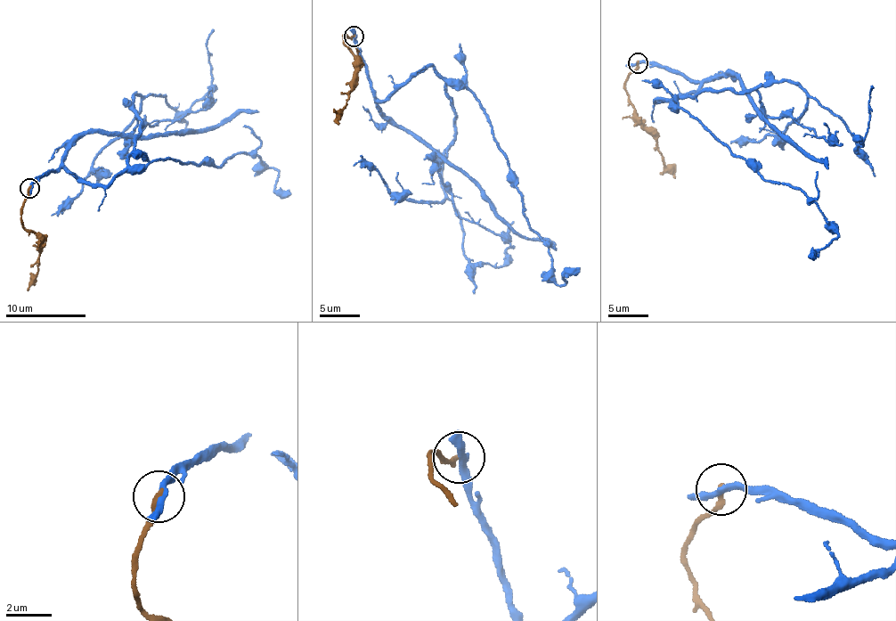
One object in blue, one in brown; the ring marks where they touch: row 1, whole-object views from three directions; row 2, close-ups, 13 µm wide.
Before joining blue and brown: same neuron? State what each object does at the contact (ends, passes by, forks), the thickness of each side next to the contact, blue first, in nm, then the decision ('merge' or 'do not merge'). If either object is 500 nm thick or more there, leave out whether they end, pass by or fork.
blue passes by; brown ends there; 280 nm thick on the blue side, 240 nm on the other; do not merge

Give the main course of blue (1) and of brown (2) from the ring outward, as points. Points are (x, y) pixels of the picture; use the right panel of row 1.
1: (638, 62), (700, 85), (655, 100), (687, 110), (764, 179), (812, 198), (837, 235), (808, 257)
2: (638, 62), (638, 69), (629, 75), (625, 91), (639, 118), (655, 139), (663, 166), (673, 178)

